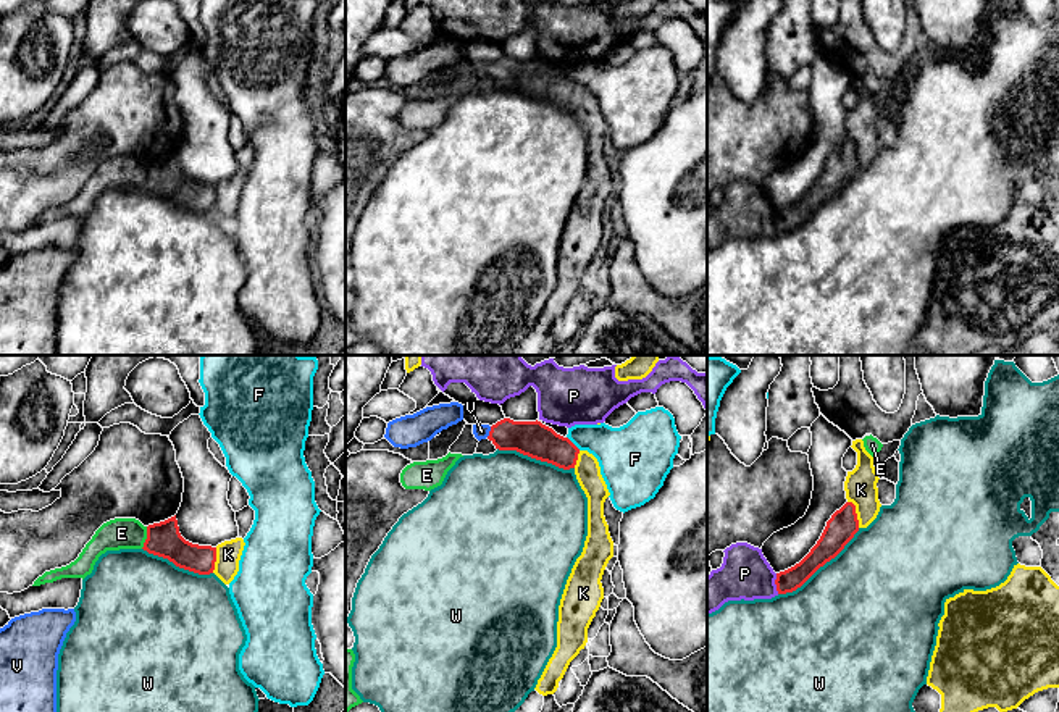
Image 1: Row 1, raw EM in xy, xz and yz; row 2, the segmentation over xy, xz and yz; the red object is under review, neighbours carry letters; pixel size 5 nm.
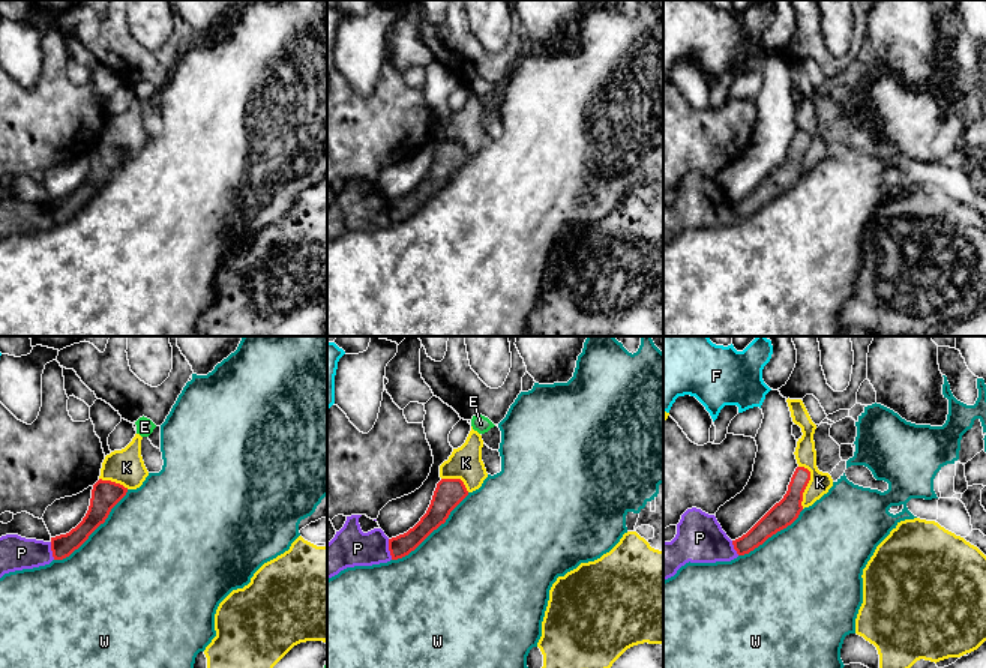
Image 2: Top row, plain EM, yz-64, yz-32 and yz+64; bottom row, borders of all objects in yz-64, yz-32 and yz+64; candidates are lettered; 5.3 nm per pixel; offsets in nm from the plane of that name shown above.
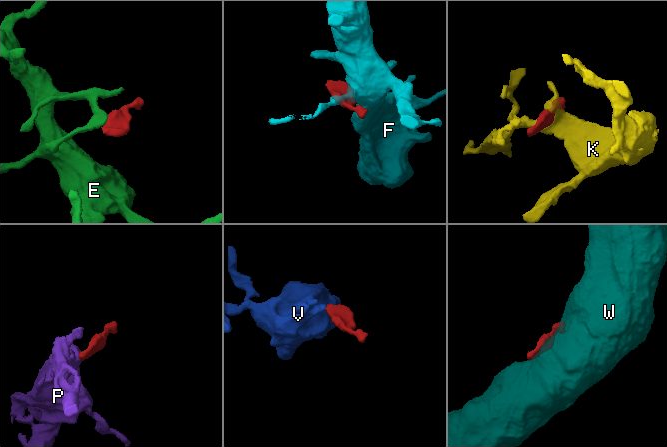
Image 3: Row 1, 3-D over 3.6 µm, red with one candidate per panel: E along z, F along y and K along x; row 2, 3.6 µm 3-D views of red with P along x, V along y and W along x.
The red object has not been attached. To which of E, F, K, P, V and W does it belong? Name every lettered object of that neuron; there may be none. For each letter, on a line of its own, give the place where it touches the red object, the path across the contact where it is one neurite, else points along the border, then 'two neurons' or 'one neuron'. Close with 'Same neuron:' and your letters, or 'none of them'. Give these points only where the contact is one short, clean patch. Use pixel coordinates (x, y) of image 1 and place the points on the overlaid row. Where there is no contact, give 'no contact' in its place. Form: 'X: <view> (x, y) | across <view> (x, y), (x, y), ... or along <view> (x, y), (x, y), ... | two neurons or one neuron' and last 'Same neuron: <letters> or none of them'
E: xy (147, 538) | along xy (147, 527), (147, 536), (141, 548) | two neurons
F: xz (572, 443) | along xz (567, 436), (580, 449) | two neurons
K: yz (856, 514) | two neurons
P: yz (775, 583) | along yz (775, 573), (775, 590), (778, 593) | two neurons
V: xz (489, 431) | across xz (535, 439), (489, 431), (481, 431) | one neuron
W: yz (820, 565) | two neurons
Same neuron: V

